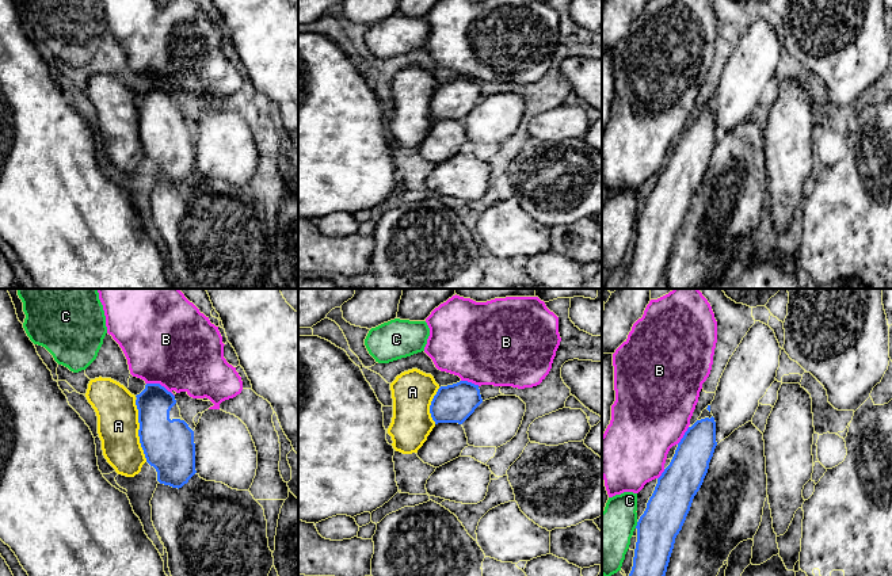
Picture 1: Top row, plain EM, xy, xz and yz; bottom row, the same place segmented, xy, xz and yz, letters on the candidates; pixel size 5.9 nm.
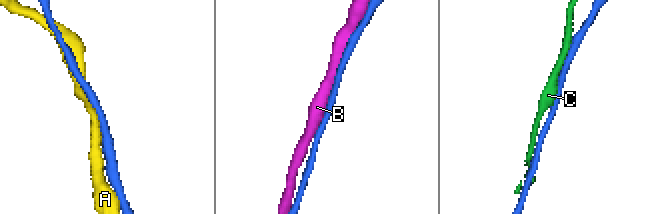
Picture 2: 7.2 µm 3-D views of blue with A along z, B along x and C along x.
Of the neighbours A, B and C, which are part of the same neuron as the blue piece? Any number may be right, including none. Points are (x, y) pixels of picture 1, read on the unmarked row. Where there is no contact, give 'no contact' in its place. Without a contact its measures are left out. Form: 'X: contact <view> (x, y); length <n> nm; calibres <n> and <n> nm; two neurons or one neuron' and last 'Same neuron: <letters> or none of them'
A: contact xy (138, 128); length 380 nm; calibres 300 and 240 nm; two neurons
B: contact xy (159, 80); length 190 nm; calibres 200 and 500 nm; two neurons
C: contact yz (637, 221); length 40 nm; calibres 240 and 320 nm; two neurons
Same neuron: none of them

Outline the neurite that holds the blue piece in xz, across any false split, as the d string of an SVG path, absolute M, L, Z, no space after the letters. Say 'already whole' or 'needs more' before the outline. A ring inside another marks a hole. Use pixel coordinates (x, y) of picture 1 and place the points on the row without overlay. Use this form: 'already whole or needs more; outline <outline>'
already whole; outline M460 77L438 85L430 102L430 110L435 121L462 121L481 99L479 81Z

